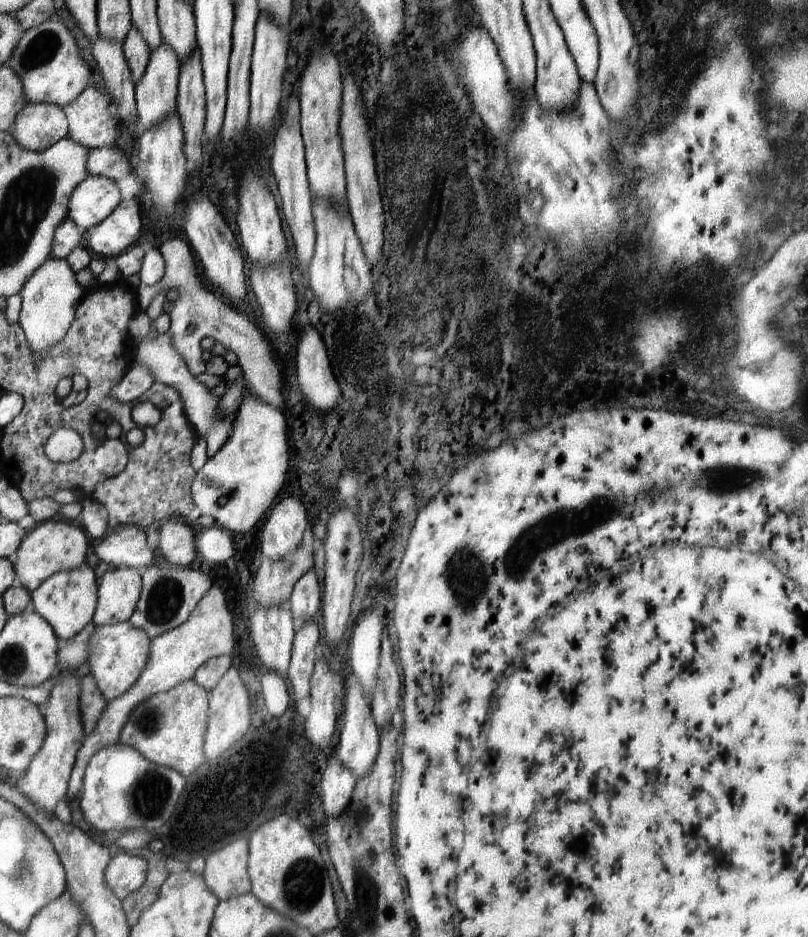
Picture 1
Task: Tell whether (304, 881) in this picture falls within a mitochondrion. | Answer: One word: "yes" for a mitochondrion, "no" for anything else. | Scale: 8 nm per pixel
yes

